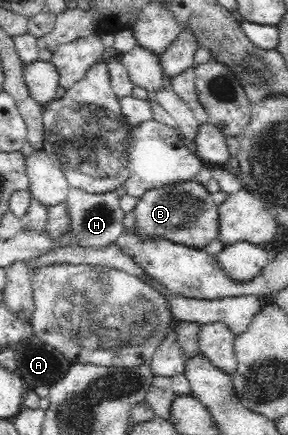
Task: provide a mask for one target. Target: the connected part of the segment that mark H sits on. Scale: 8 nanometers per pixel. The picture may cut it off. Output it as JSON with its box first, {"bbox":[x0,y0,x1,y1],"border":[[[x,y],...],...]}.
{"bbox":[65,187,125,250],"border":[[[69,187],[67,199],[65,200],[65,212],[67,212],[70,222],[69,236],[71,236],[71,244],[81,246],[84,249],[99,250],[115,243],[116,239],[124,233],[122,220],[124,220],[125,212],[120,209],[119,200],[120,196],[114,190],[106,194],[86,194],[78,188]]]}

